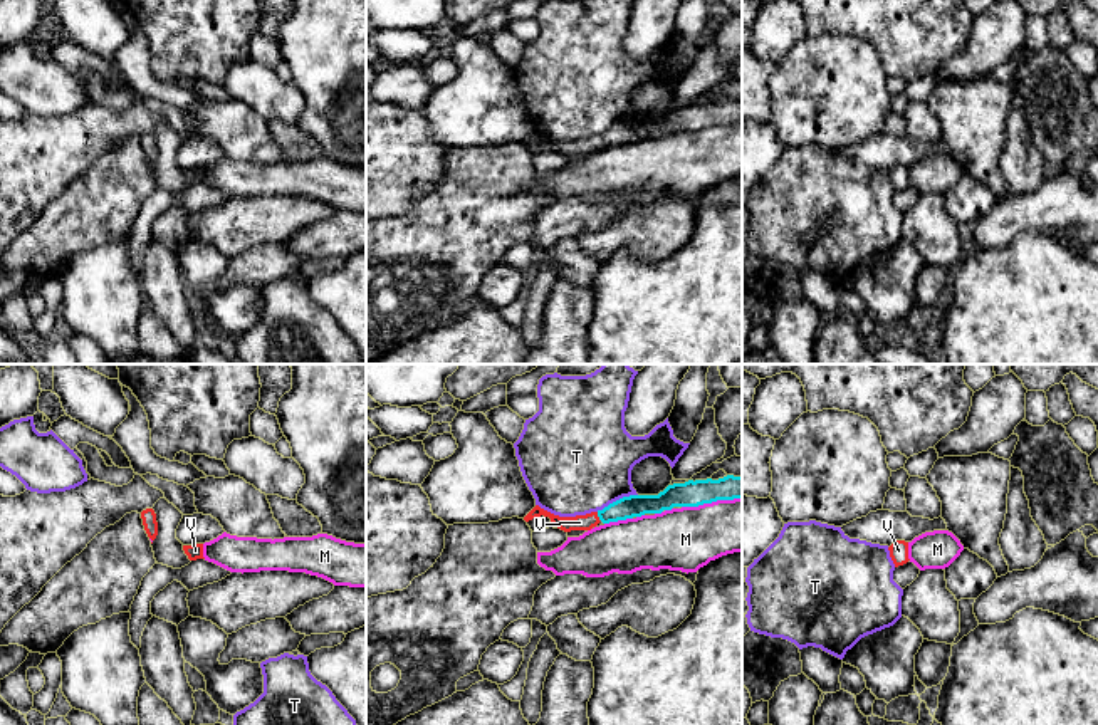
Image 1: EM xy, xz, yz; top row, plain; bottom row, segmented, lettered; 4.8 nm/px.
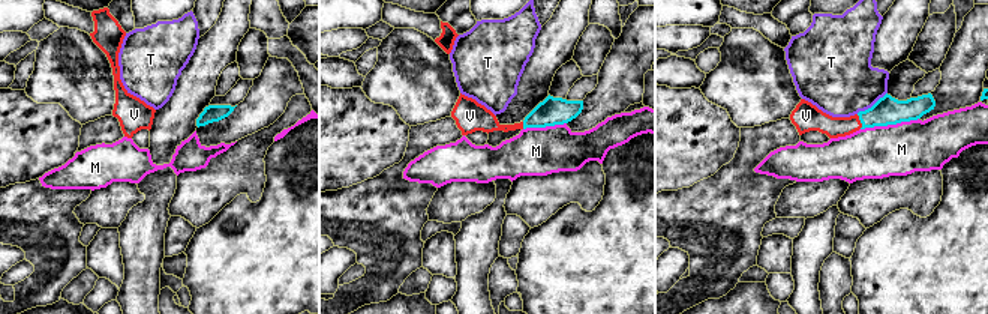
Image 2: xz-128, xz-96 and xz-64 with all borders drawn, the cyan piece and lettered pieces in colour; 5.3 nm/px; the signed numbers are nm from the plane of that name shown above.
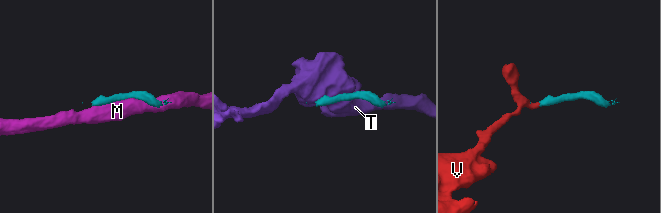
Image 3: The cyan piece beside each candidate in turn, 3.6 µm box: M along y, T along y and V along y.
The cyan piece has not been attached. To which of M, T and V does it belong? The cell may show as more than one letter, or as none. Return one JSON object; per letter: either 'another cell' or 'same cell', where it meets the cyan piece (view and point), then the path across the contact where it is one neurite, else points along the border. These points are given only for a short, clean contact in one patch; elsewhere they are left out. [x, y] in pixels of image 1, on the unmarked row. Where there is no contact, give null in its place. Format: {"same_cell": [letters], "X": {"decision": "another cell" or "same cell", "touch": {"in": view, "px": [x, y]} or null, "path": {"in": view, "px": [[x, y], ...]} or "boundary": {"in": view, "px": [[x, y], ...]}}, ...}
{"same_cell": ["V"], "M": {"decision": "another cell", "touch": {"in": "xz", "px": [711, 126]}}, "T": {"decision": "another cell", "touch": {"in": "xz", "px": [616, 125]}, "boundary": {"in": "xz", "px": [[637, 118], [620, 121], [596, 135]]}}, "V": {"decision": "same cell", "touch": {"in": "xz", "px": [598, 140]}}}

